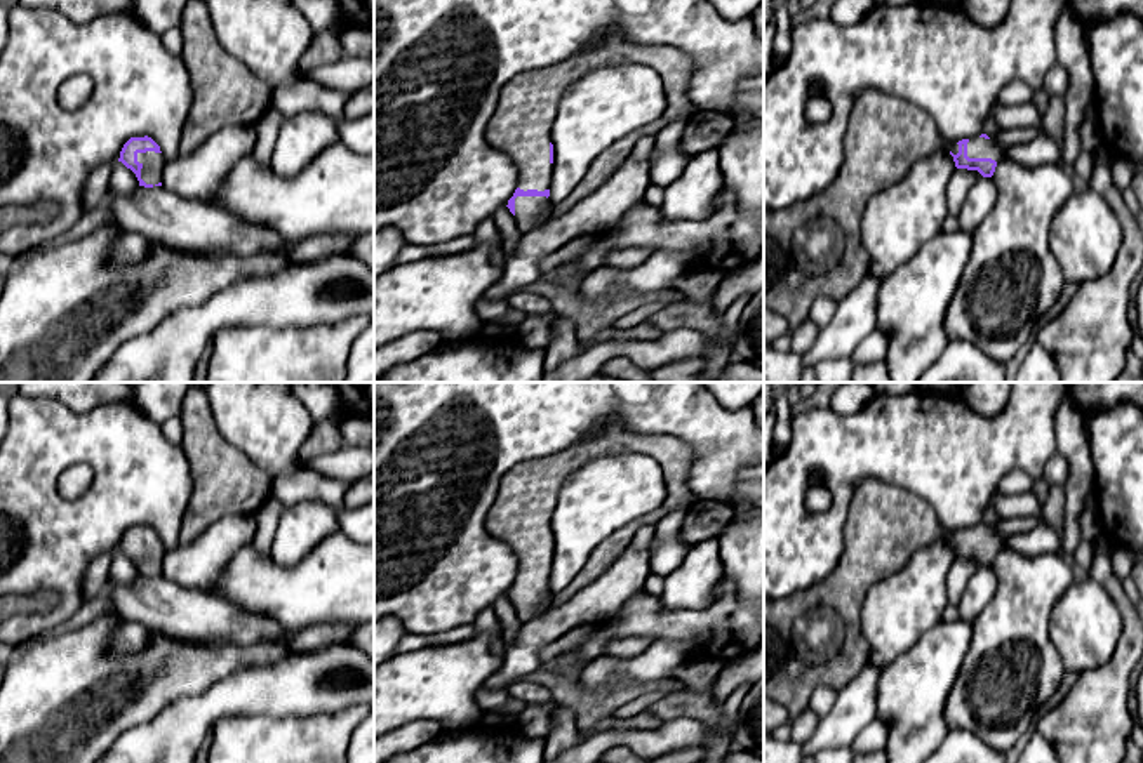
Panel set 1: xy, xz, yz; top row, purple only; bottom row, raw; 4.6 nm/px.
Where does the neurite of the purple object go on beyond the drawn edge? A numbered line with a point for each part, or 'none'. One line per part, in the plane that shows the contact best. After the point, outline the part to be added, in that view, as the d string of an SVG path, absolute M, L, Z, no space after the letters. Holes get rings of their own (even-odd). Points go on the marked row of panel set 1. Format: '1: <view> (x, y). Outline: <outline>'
1: xy (152, 162). Outline: M155 151L137 153L137 162L143 165L141 179L146 184L155 186L162 182L162 170L165 165L165 158L162 153L155 153Z

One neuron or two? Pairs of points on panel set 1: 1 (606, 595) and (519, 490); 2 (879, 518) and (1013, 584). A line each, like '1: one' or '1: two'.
1: two
2: two

